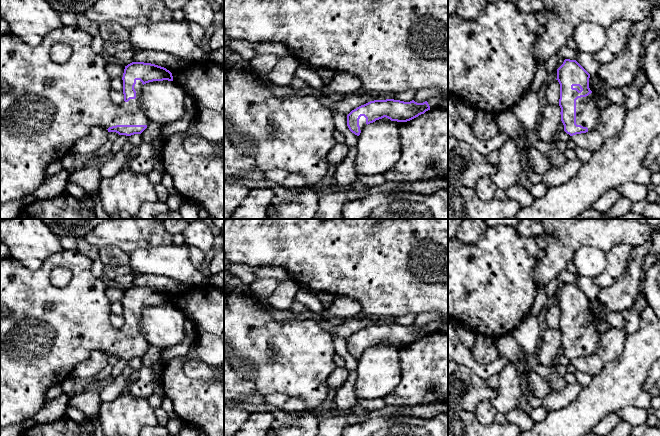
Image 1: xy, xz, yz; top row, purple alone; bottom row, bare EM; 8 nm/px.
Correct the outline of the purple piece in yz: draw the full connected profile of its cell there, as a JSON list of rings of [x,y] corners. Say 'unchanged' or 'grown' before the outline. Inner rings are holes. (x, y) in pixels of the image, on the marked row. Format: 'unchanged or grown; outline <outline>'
grown; outline [[[565,59],[557,69],[561,121],[570,136],[591,131],[599,123],[601,96],[590,90],[589,78],[590,74],[576,60]]]

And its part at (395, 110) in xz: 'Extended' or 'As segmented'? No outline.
Extended

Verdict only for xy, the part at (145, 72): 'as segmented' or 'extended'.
extended

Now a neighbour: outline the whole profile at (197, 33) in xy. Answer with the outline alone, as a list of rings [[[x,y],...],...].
[[[190,22],[190,37],[196,45],[200,46],[205,37],[205,29],[196,23]]]

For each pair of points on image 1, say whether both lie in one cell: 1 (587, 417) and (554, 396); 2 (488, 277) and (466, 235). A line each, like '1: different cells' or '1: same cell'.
1: different cells
2: different cells

